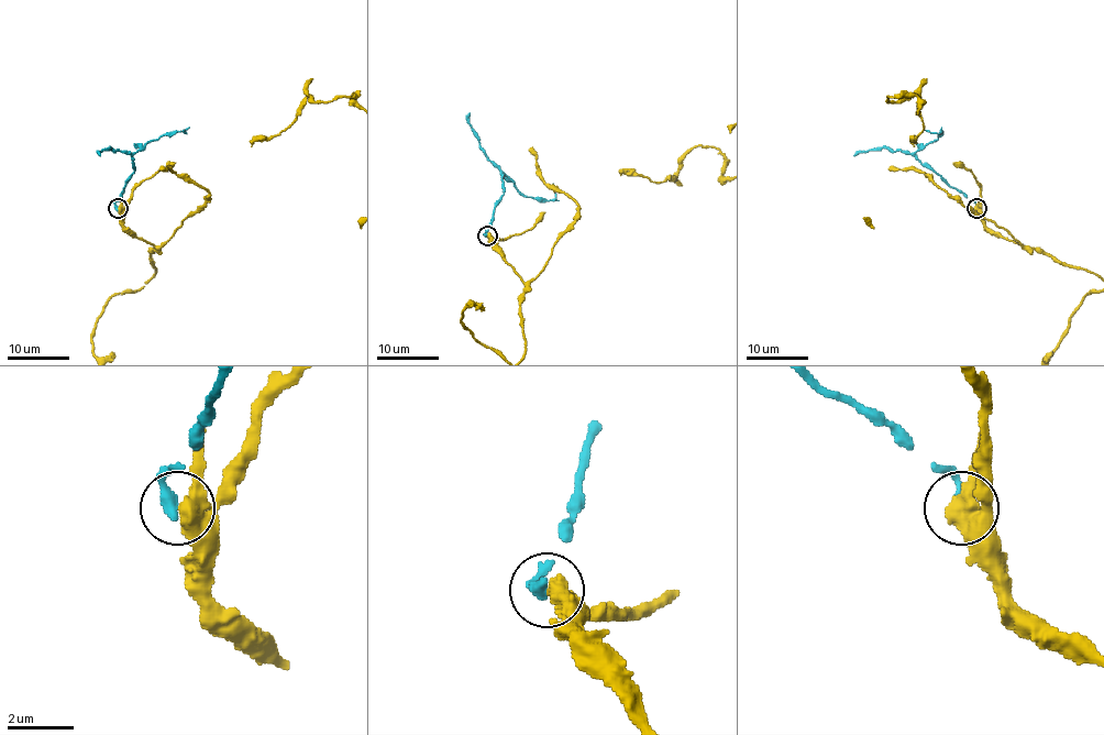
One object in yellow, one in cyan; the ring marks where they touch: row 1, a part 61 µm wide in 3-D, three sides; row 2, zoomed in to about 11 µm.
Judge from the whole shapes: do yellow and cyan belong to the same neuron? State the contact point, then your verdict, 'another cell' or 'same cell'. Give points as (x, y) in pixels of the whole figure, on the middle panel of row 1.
place (487, 236); another cell

